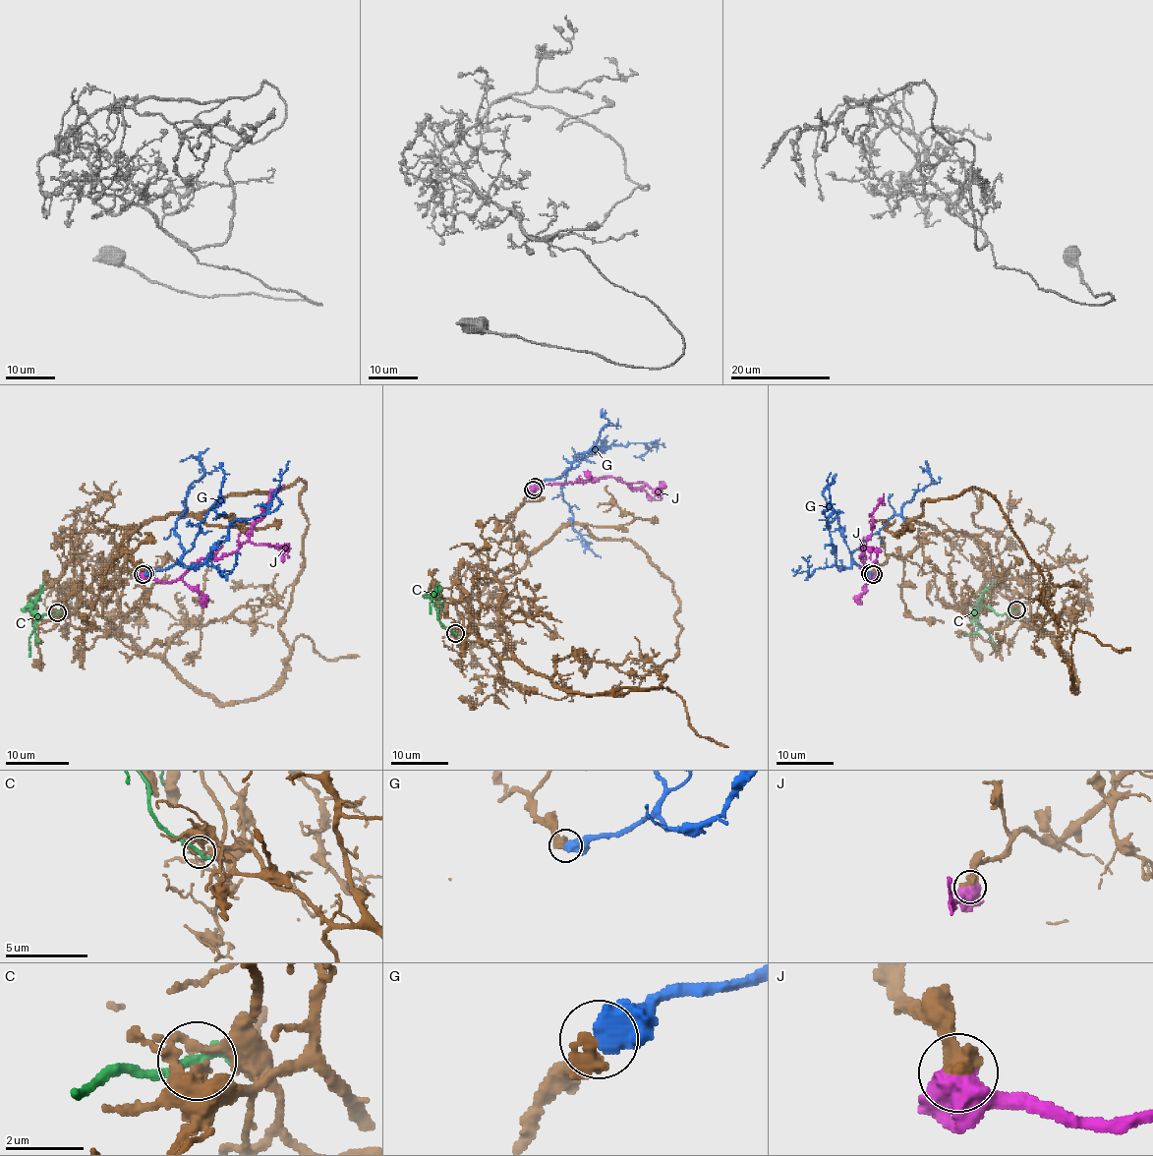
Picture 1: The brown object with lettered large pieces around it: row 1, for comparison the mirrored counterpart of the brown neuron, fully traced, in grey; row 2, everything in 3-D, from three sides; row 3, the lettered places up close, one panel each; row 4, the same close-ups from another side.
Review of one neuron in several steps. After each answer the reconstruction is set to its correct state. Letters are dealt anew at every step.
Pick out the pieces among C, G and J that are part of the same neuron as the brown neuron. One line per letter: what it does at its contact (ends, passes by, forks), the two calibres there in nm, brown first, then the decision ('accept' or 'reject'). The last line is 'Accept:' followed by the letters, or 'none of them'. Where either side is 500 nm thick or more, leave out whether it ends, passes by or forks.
C: it ends there; 190 nm thick on the brown side, 320 nm on the other; reject
G: 480 nm thick on the brown side, 650 nm on the other; reject
J: 550 nm thick on the brown side, 800 nm on the other; accept
Accept: J

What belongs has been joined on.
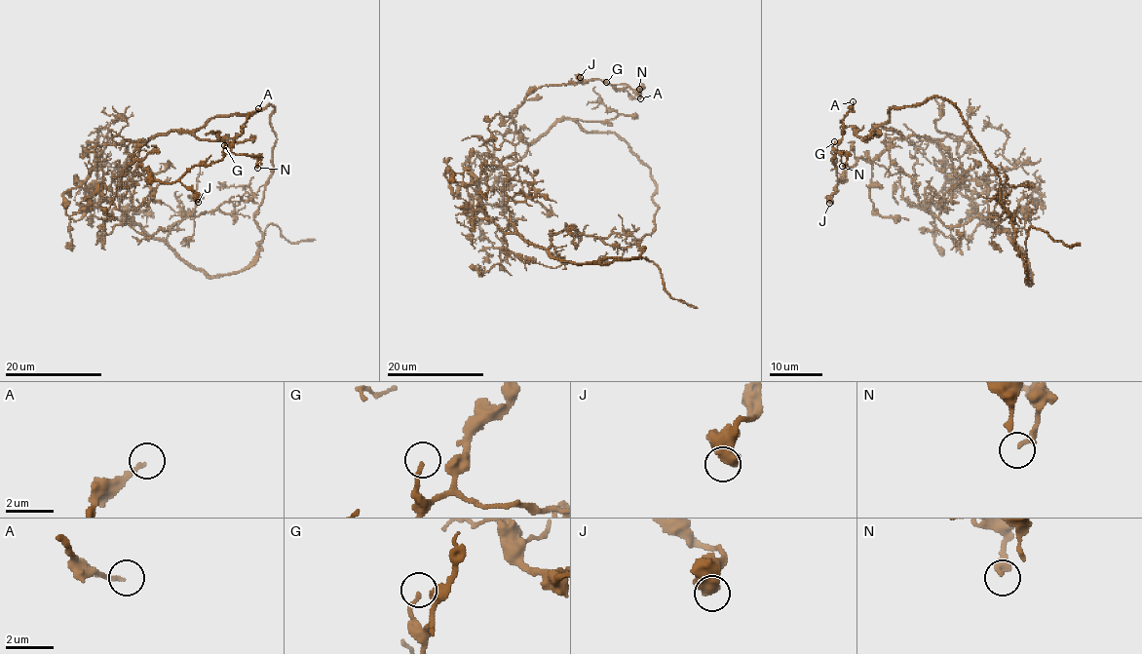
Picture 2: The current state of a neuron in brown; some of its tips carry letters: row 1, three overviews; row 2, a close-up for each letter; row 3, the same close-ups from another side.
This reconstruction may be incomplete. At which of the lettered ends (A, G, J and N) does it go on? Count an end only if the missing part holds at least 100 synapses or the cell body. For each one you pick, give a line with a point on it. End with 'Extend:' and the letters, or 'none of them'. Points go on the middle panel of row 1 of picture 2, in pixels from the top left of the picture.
Extend: none of them

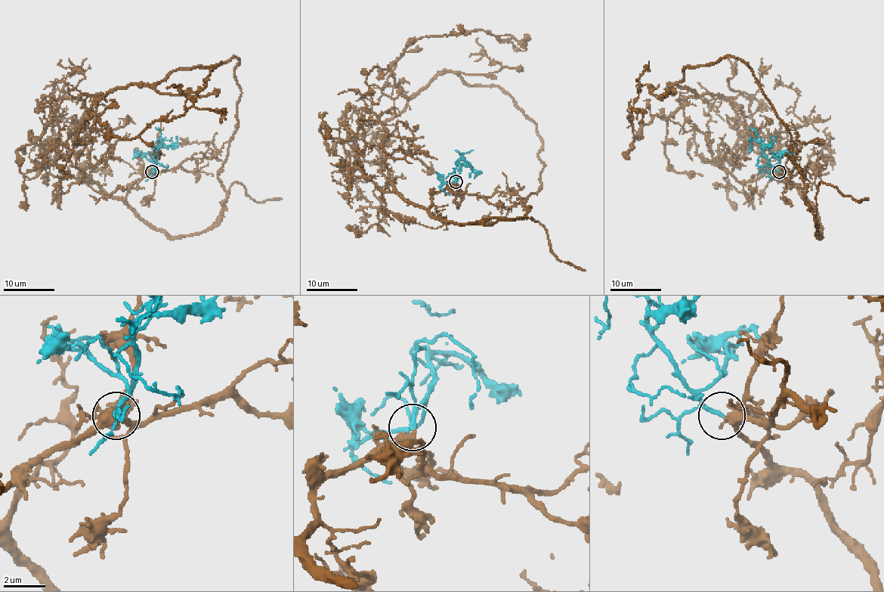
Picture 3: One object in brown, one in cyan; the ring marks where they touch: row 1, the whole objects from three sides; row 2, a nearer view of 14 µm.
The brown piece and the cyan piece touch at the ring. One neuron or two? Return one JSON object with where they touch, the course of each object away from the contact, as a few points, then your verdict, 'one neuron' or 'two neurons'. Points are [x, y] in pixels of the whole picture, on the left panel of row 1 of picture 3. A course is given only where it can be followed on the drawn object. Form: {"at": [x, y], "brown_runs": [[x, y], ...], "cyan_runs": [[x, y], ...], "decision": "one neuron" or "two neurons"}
{"at": [152, 172], "brown_runs": [[152, 172], [124, 197], [78, 182], [91, 134], [78, 131], [97, 116], [135, 139], [181, 116], [222, 60]], "cyan_runs": [[152, 172], [157, 163], [157, 151], [159, 140], [162, 139], [163, 143], [157, 149], [152, 147]], "decision": "one neuron"}

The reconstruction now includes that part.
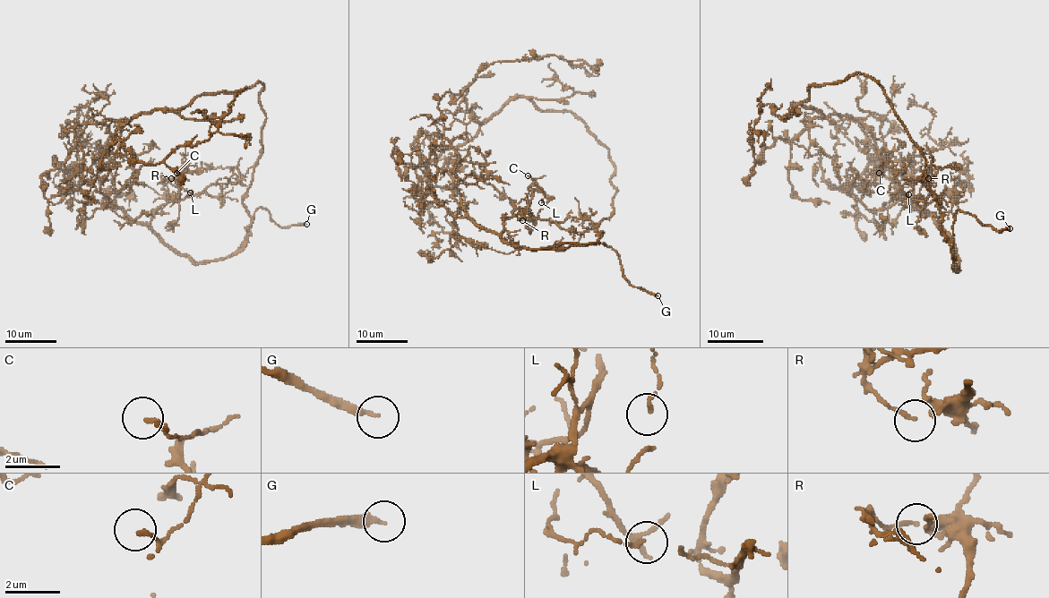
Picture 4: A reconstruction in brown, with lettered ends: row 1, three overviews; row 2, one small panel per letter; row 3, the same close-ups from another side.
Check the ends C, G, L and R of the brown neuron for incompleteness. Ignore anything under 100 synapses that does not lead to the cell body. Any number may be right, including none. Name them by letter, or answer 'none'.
G

